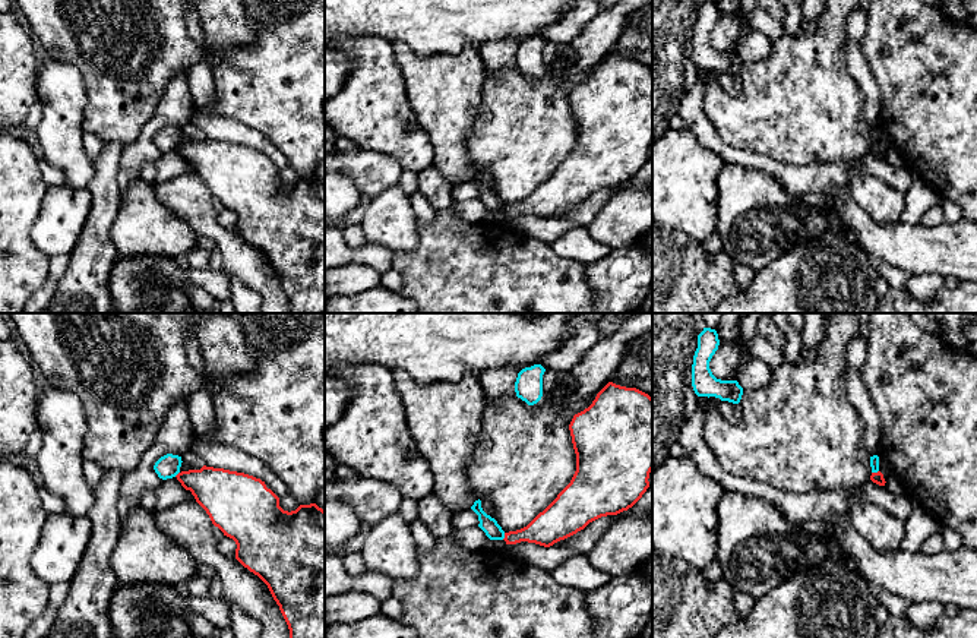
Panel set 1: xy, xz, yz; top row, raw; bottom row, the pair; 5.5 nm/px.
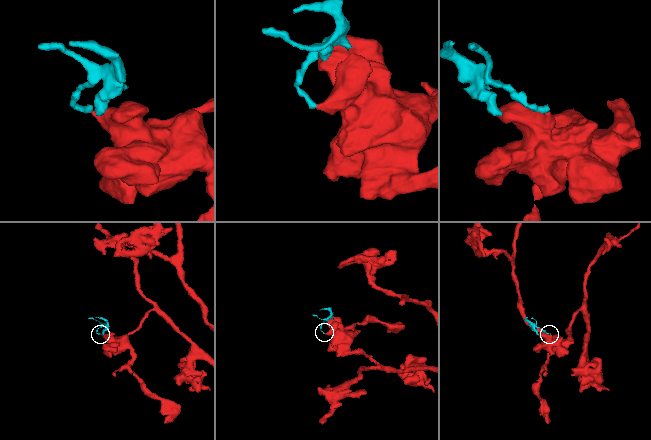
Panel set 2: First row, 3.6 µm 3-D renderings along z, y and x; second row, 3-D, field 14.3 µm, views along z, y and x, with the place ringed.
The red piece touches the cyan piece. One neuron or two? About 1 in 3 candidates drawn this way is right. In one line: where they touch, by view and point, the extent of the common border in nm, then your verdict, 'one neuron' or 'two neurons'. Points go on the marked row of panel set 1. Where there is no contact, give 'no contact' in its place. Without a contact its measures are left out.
xz (505, 536) | 40 nm | two neurons

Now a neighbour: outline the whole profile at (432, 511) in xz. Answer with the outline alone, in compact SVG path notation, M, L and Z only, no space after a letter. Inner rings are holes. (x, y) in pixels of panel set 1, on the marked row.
M434 493L417 500L417 509L418 519L427 525L434 537L445 537L455 531L452 512Z

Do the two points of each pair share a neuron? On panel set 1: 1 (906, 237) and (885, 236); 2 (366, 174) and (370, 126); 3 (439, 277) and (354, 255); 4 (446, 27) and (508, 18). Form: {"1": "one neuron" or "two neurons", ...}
{"1": "one neuron", "2": "two neurons", "3": "two neurons", "4": "one neuron"}

